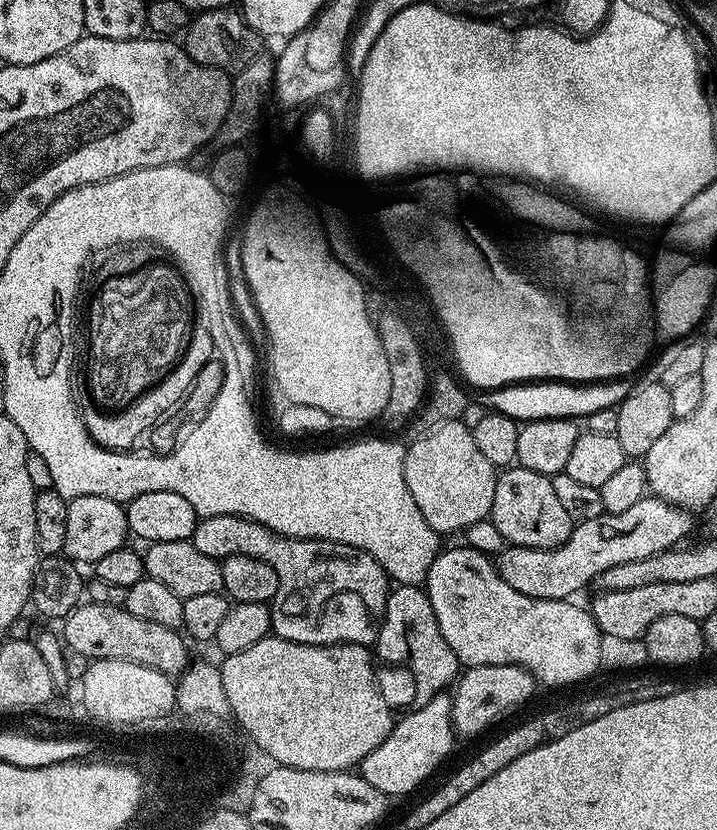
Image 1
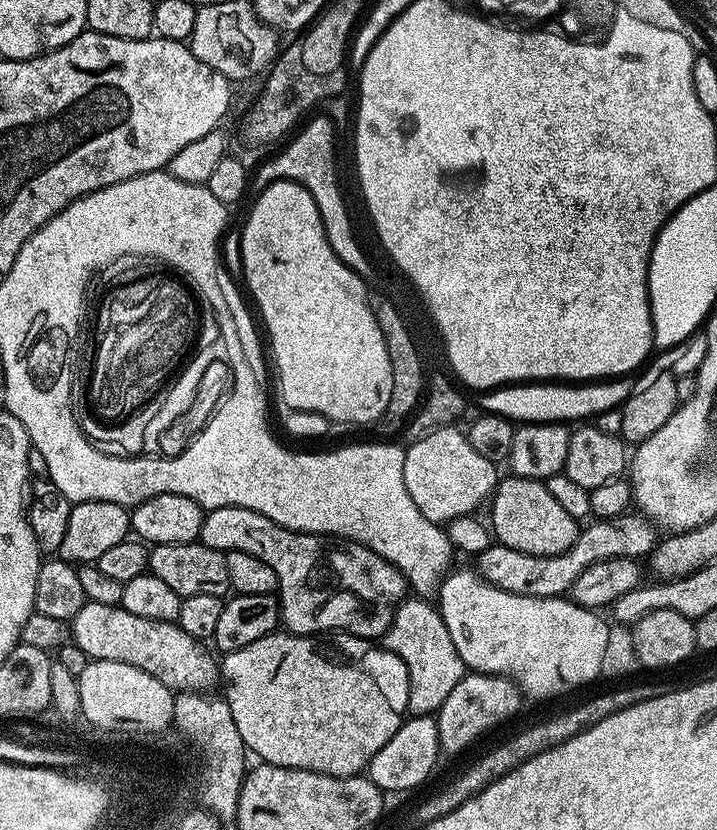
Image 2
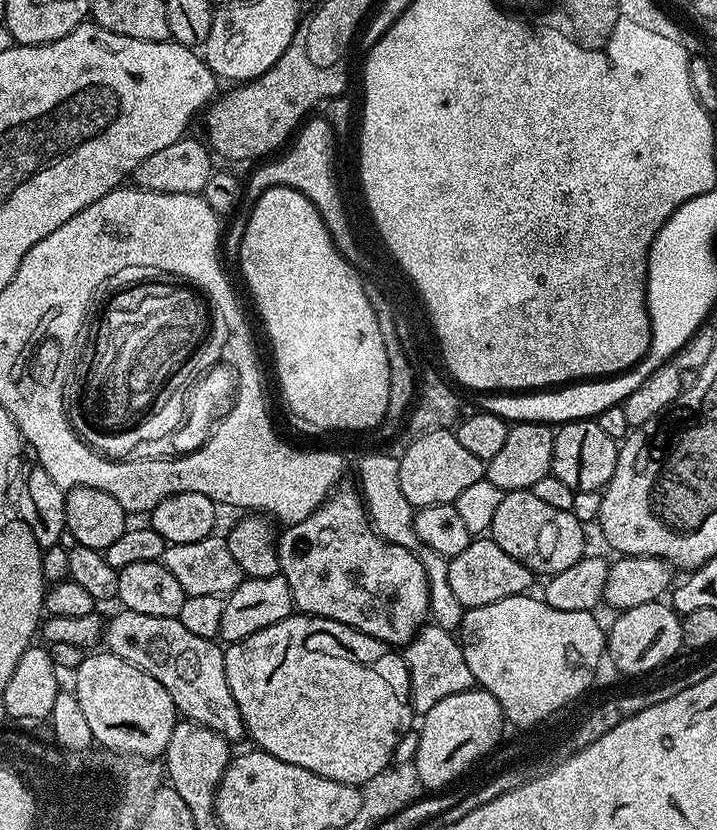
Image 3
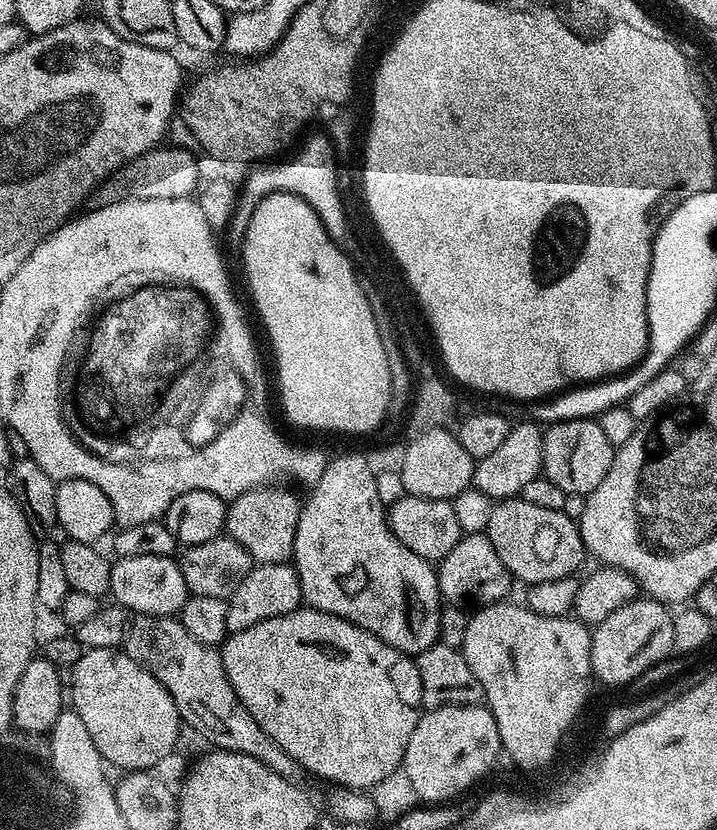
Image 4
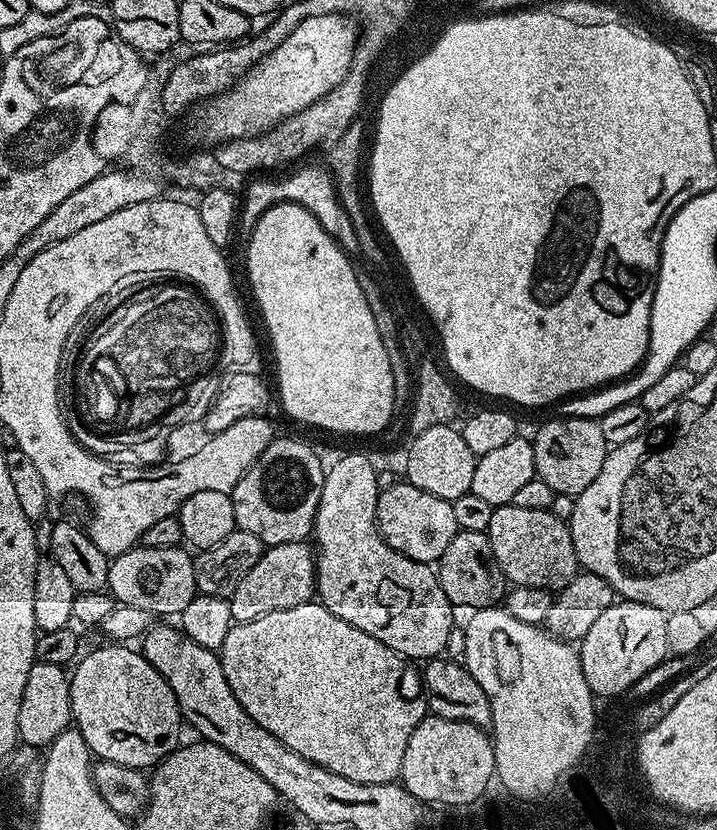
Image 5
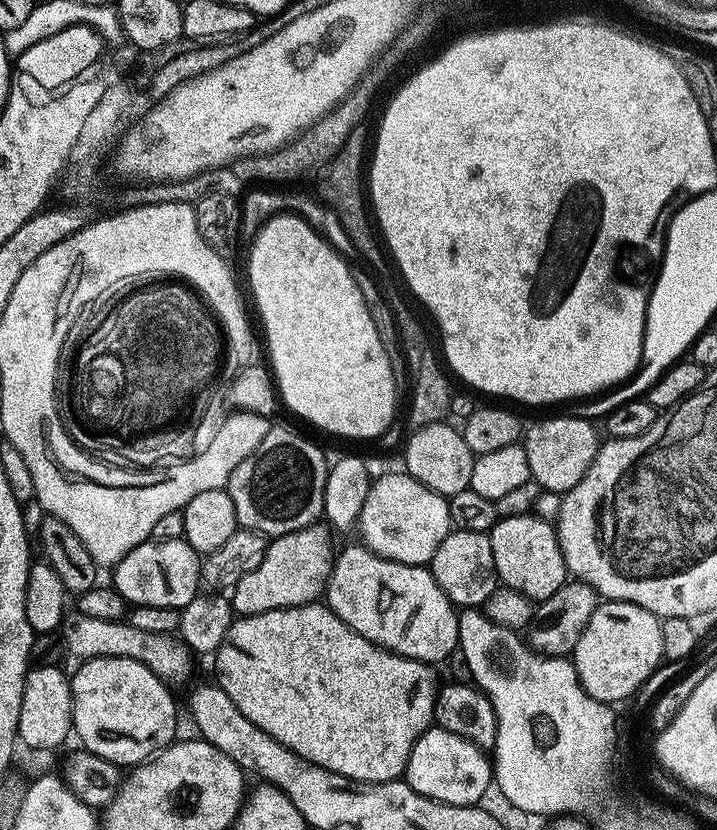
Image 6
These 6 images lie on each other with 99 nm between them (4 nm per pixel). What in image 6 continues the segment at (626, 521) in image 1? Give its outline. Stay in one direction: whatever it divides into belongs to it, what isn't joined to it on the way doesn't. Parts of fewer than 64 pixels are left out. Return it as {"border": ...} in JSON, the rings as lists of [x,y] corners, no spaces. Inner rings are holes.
{"border":[[[452,530],[434,552],[430,571],[453,605],[464,608],[482,606],[498,587],[491,535],[488,532]]]}

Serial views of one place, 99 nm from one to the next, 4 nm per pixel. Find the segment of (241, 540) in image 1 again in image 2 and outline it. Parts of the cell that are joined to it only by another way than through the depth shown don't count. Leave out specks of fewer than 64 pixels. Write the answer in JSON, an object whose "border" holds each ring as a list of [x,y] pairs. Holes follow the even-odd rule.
{"border":[[[238,506],[211,509],[204,517],[200,540],[219,552],[245,552],[270,566],[270,570],[274,570],[276,575],[283,627],[299,636],[349,632],[351,636],[383,637],[409,591],[408,581],[399,569],[366,546],[351,543],[343,538],[332,539],[324,534],[295,532],[278,526],[278,522],[270,522],[270,518],[254,510]]]}

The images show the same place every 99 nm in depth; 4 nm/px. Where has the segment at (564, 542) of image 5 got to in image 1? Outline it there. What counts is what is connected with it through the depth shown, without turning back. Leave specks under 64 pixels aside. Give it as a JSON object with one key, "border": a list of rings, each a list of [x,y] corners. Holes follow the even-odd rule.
{"border":[[[519,466],[503,469],[494,486],[494,506],[490,517],[505,545],[517,548],[557,548],[570,538],[574,521],[554,494],[552,477]]]}

